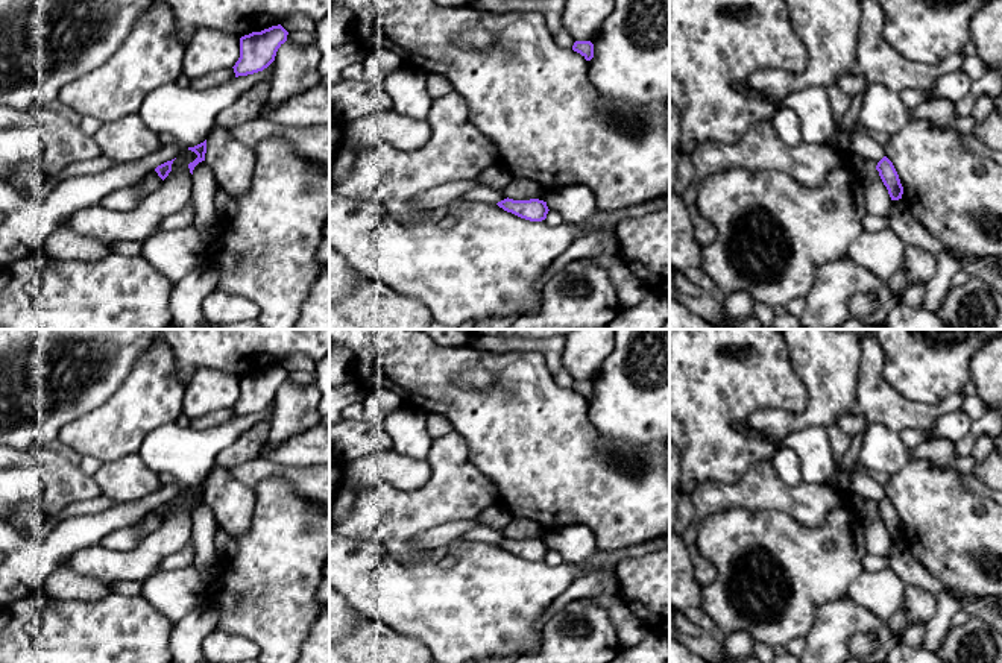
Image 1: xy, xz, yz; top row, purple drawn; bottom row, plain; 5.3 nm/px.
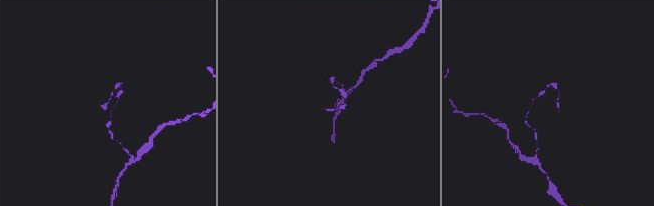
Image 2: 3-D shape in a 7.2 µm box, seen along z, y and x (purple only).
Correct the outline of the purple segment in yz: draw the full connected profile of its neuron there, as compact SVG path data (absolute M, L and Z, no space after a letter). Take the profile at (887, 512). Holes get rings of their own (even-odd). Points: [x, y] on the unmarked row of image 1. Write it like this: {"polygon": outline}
{"polygon": "M884 496L878 502L876 510L879 511L879 516L884 522L884 525L887 526L891 540L902 539L903 526L900 523L899 514L897 514L893 502L887 496Z"}

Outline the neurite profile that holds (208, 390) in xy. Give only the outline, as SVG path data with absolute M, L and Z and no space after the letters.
M197 370L185 385L182 413L190 419L231 408L240 397L240 379L222 370Z

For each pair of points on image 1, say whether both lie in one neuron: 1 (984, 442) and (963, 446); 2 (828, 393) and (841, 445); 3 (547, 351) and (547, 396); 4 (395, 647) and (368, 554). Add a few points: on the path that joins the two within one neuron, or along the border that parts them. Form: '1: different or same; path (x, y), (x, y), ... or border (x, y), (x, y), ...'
1: different; border (984, 433), (975, 440), (969, 454)
2: different; border (834, 424), (826, 428)
3: different; border (513, 352), (538, 352), (553, 373)
4: different; border (363, 615), (383, 621), (421, 642)

